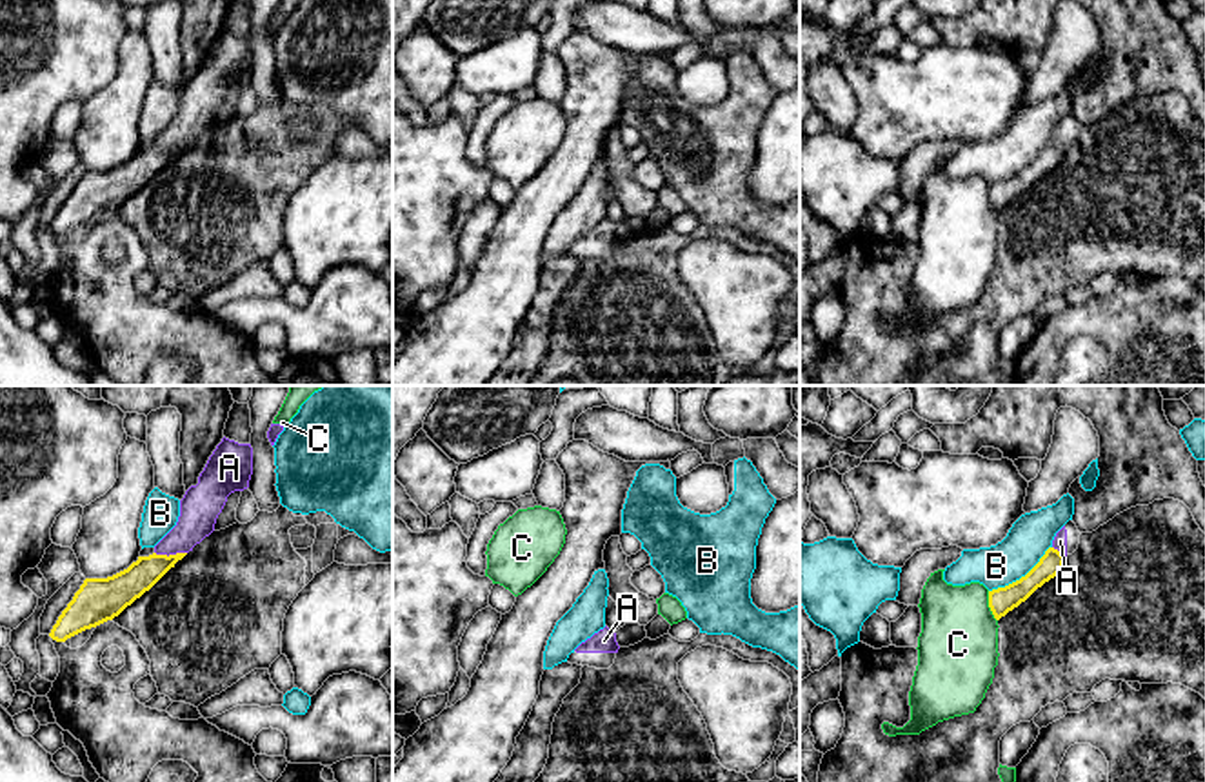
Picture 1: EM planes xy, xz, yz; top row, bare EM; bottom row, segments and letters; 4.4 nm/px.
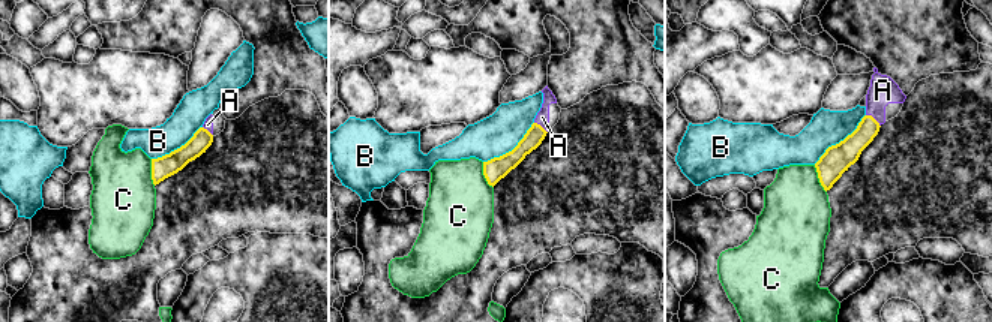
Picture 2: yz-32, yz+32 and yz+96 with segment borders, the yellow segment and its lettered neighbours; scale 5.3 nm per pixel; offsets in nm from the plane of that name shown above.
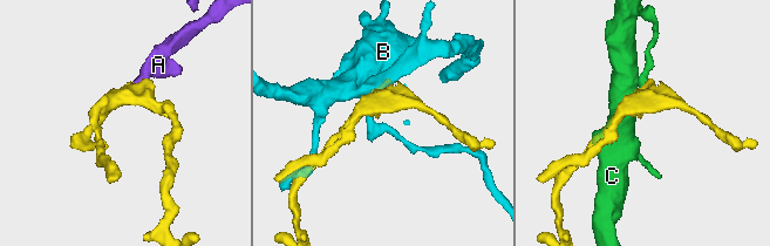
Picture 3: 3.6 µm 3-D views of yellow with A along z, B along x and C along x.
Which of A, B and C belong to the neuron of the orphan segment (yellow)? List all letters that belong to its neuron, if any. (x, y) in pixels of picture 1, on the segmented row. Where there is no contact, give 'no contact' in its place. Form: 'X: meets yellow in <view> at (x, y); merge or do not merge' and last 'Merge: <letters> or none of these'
A: meets yellow in xy at (171, 555); merge
B: meets yellow in yz at (1022, 577); do not merge
C: meets yellow in yz at (989, 606); do not merge
Merge: A

